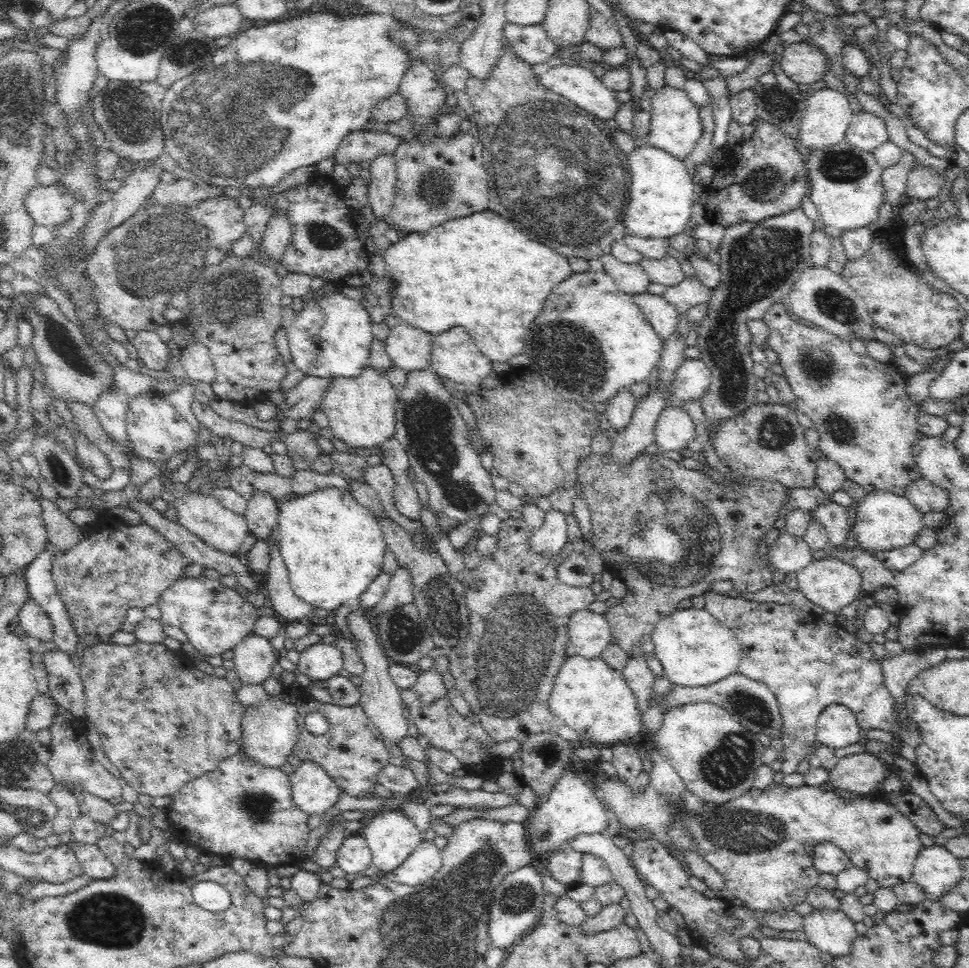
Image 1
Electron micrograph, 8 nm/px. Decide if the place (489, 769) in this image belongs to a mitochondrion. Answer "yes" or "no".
no

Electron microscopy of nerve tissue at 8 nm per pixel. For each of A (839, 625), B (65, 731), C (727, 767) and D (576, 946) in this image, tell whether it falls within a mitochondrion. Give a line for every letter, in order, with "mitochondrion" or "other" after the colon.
A: other
B: other
C: mitochondrion
D: other

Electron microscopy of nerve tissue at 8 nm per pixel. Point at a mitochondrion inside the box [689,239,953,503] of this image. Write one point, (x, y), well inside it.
(833, 303)

